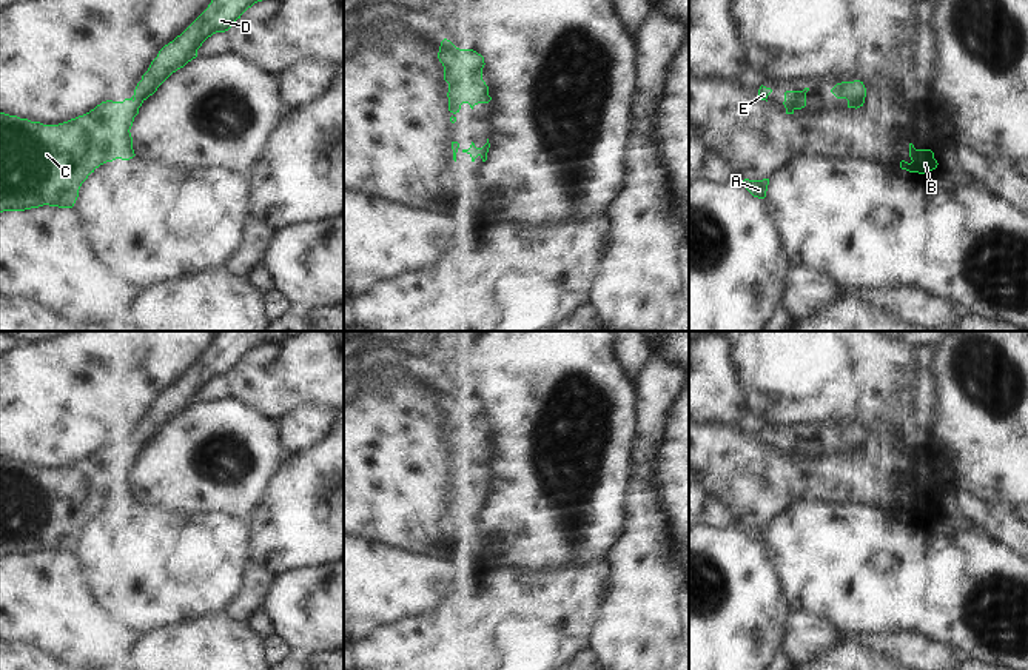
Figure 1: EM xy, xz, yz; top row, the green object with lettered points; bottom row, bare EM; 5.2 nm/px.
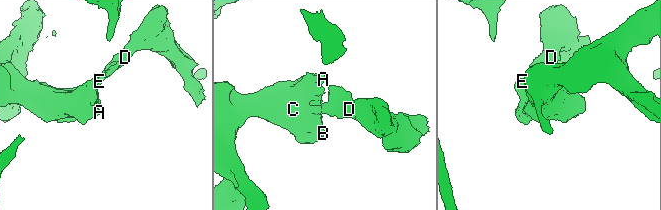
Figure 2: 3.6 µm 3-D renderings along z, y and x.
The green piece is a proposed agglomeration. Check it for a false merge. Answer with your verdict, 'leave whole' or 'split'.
leave whole

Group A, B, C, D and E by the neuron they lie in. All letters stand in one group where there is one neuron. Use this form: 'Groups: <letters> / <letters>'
Groups: A B C D E

